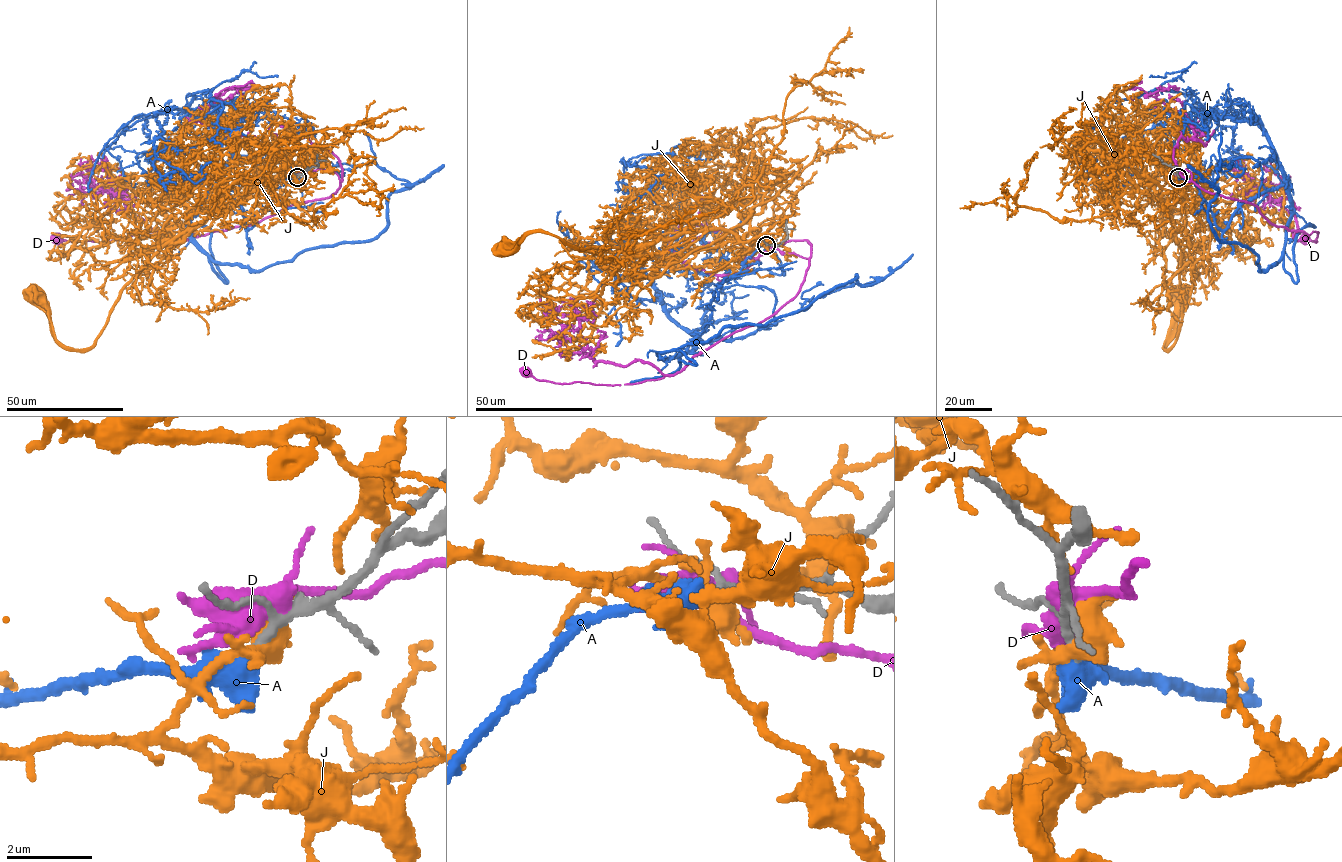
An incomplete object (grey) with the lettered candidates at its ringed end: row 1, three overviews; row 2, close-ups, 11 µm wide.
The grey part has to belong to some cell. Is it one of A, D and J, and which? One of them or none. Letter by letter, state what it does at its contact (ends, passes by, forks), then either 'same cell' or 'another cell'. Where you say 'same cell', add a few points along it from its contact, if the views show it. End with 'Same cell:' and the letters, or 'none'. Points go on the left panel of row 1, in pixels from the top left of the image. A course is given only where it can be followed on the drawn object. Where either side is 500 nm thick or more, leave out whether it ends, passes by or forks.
A: it forks; same cell; course (297, 177), (248, 230), (217, 185), (190, 236), (257, 270), (374, 239), (410, 184), (332, 168), (354, 169)
D: it forks; another cell
J: another cell
Same cell: A

